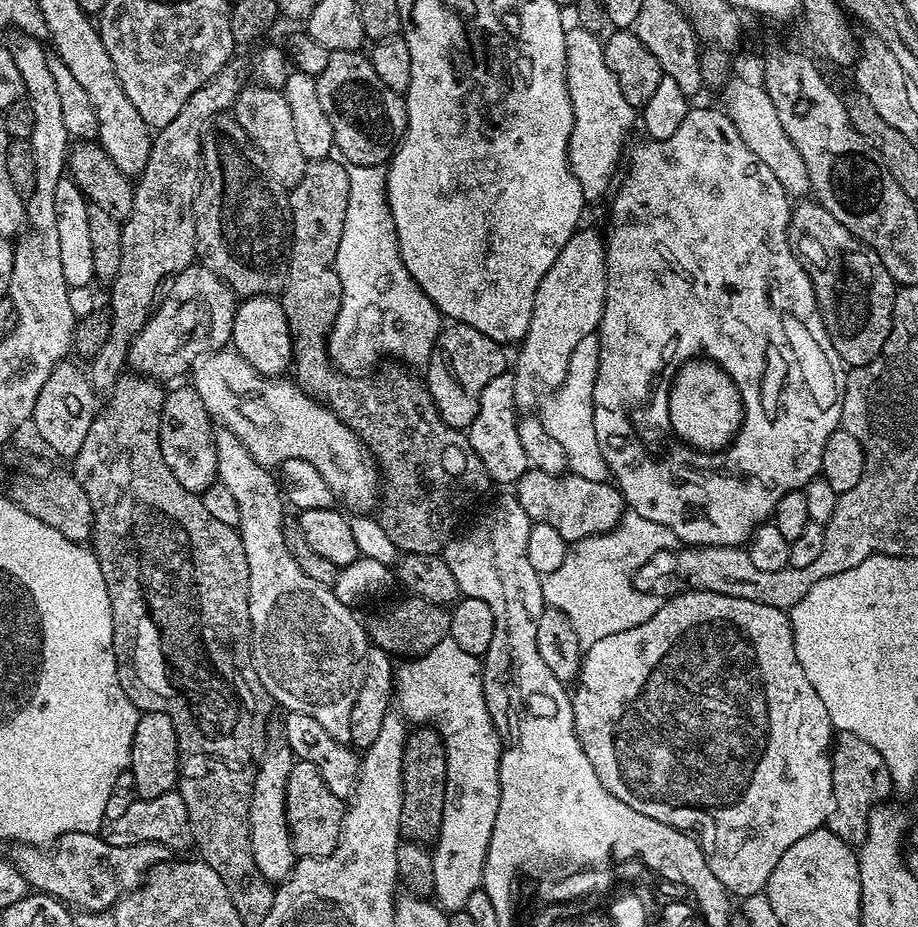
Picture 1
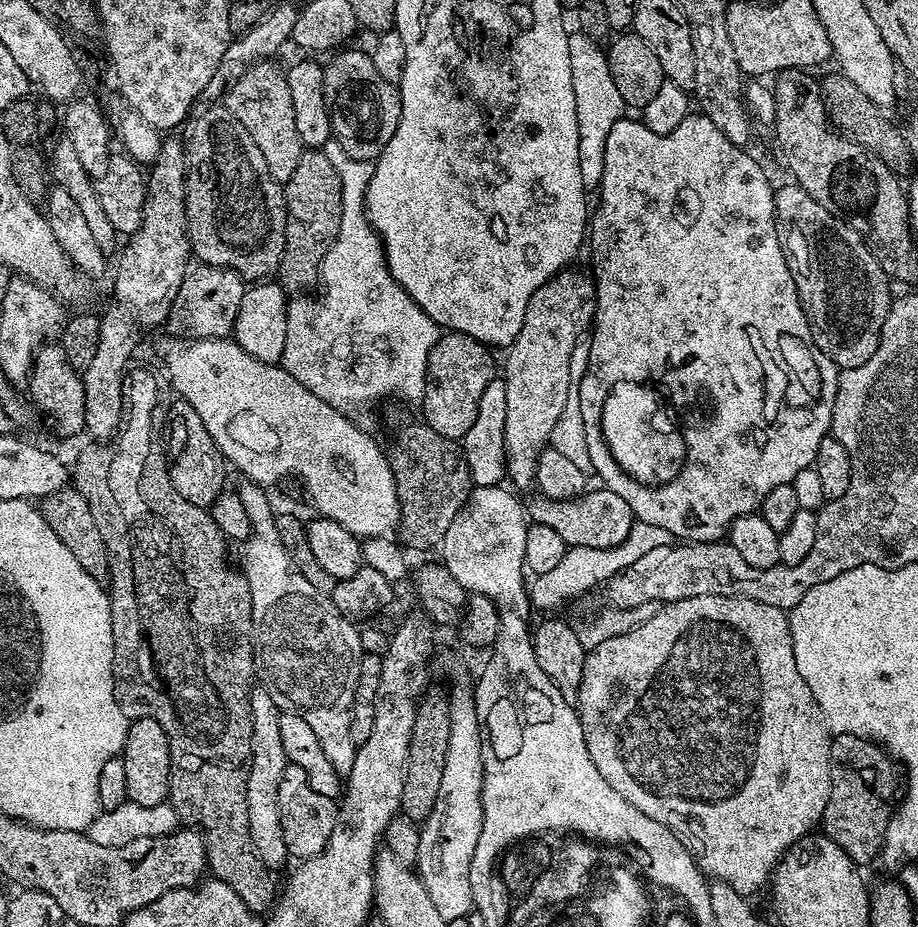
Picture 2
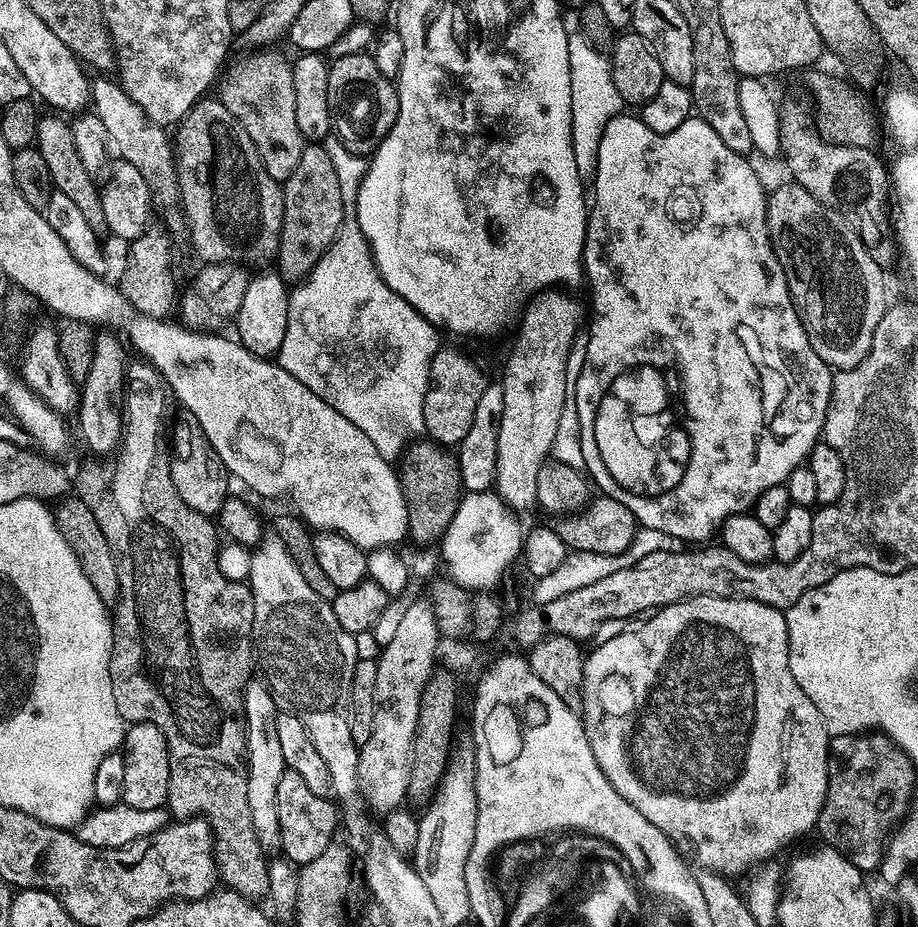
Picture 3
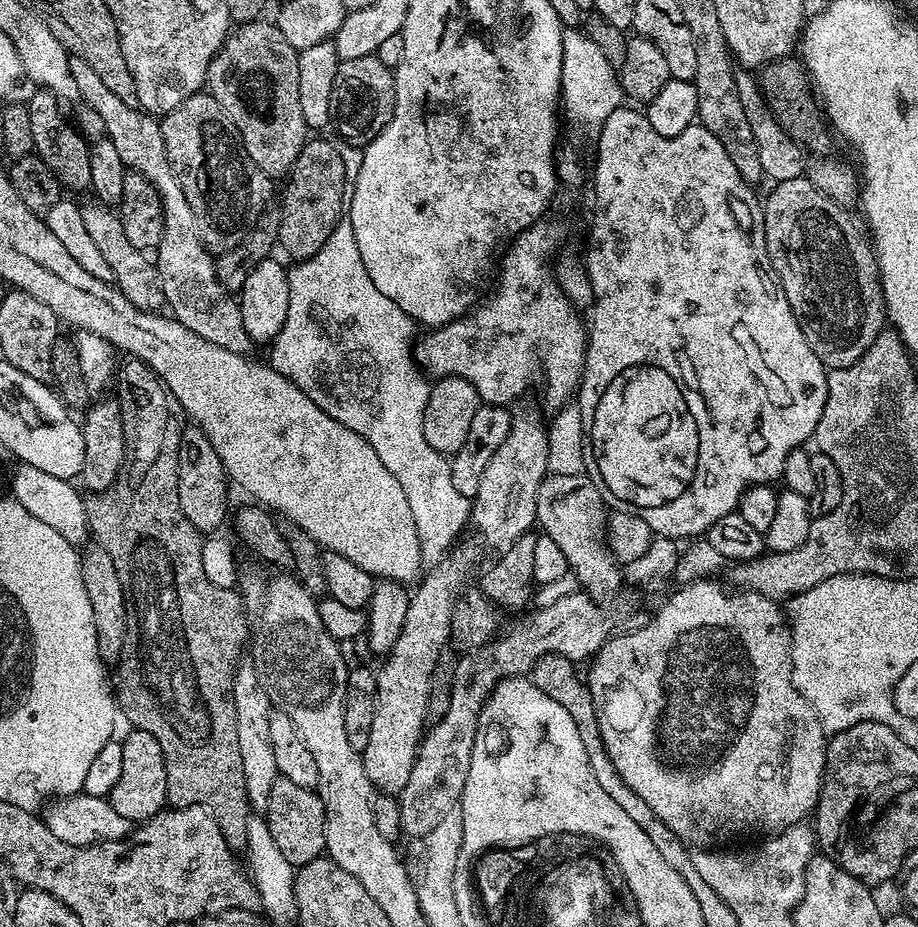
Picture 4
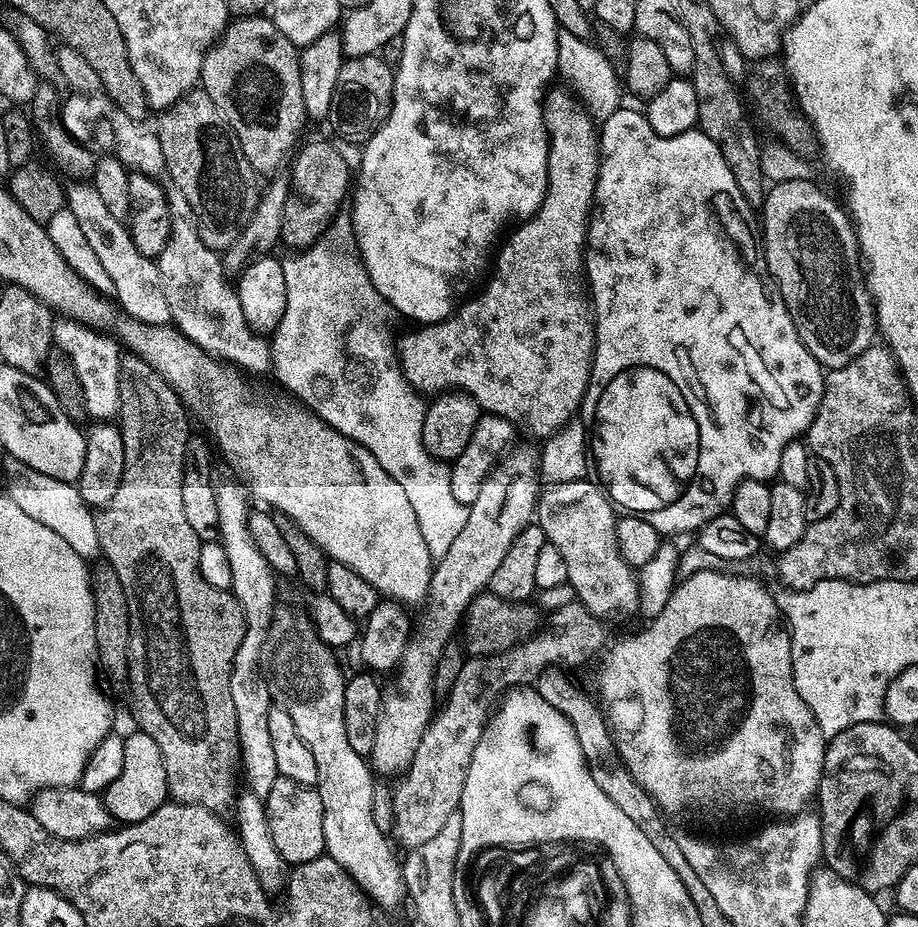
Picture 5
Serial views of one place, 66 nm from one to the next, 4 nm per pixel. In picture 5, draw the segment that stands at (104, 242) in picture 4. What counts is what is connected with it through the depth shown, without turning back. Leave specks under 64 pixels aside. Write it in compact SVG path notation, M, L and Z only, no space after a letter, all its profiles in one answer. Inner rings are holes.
M72 182L67 185L66 207L70 210L70 214L74 214L74 219L78 222L78 227L82 229L86 242L90 242L91 248L94 249L98 262L102 262L102 270L106 270L112 283L111 291L116 292L117 302L124 307L123 315L144 325L167 325L172 315L170 306L166 306L166 294L162 290L162 278L156 269L156 260L151 256L143 256L138 246L134 246L131 231L126 227L125 221L114 218L114 214L110 214L110 209L102 203L102 197L90 182Z

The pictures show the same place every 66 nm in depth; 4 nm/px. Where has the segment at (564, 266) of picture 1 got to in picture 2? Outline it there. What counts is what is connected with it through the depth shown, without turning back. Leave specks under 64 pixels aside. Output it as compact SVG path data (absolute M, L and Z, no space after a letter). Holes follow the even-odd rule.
M565 270L559 276L552 276L542 286L538 286L538 290L534 290L526 306L526 318L522 322L522 330L518 330L518 338L507 349L508 357L505 358L504 364L502 360L502 379L506 386L506 438L504 439L508 455L506 476L509 481L512 479L511 487L516 490L533 487L540 453L551 441L554 426L558 418L562 418L562 410L570 403L568 391L571 388L573 391L574 388L572 355L585 339L586 333L592 327L592 318L596 315L596 285L593 277L572 271Z

